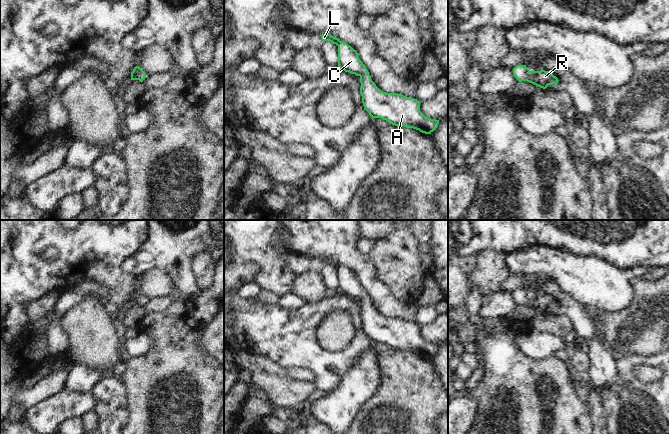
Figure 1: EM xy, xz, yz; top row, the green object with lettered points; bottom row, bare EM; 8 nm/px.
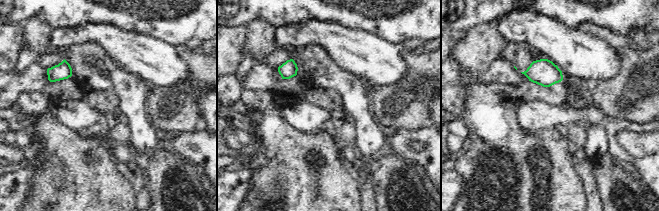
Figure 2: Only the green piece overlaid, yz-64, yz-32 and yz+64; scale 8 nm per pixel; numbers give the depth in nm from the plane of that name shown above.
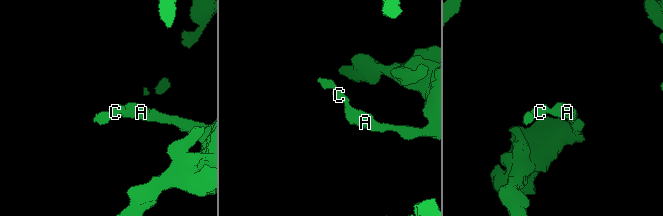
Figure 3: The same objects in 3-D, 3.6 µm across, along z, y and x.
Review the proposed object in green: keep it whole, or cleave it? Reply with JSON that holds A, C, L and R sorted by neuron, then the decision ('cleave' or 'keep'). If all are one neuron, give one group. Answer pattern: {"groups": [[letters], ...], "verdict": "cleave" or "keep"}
{"groups": [["A", "C", "L", "R"]], "verdict": "keep"}

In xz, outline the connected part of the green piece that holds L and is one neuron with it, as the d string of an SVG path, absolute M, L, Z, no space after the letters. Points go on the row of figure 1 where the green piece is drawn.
M330 34L320 36L323 41L330 41L338 46L338 68L360 77L362 103L372 119L381 118L392 125L413 128L425 134L436 130L439 120L426 117L420 111L417 99L381 91L372 81L356 50Z

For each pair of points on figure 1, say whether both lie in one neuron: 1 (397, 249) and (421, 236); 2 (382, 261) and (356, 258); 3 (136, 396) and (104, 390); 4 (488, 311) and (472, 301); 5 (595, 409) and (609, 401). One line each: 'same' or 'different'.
1: different
2: different
3: different
4: different
5: different

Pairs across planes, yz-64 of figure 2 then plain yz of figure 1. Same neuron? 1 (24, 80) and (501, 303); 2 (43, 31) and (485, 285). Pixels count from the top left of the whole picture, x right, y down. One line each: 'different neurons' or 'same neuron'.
1: same neuron
2: same neuron

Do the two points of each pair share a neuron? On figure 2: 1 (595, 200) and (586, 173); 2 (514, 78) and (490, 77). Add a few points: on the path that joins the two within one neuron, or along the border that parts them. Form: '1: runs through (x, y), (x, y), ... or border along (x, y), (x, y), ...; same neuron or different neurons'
1: runs through (592, 193), (589, 180); same neuron
2: runs through (508, 77), (496, 77); same neuron

